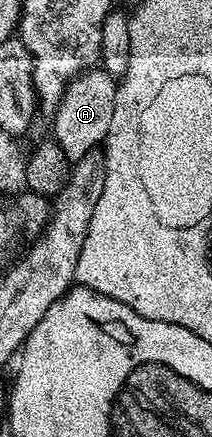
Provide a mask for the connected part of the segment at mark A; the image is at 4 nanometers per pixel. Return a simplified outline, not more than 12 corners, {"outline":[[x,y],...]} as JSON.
{"outline":[[79,74],[58,101],[52,138],[71,163],[105,143],[115,79]]}

